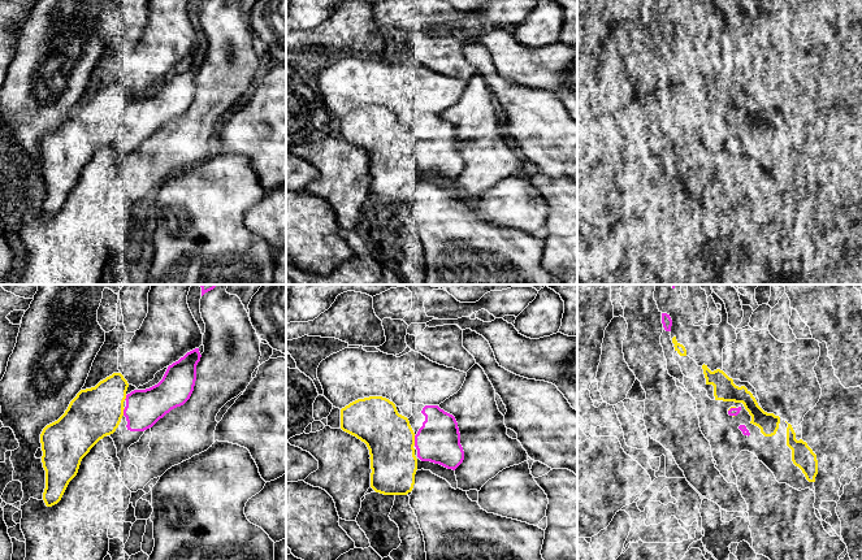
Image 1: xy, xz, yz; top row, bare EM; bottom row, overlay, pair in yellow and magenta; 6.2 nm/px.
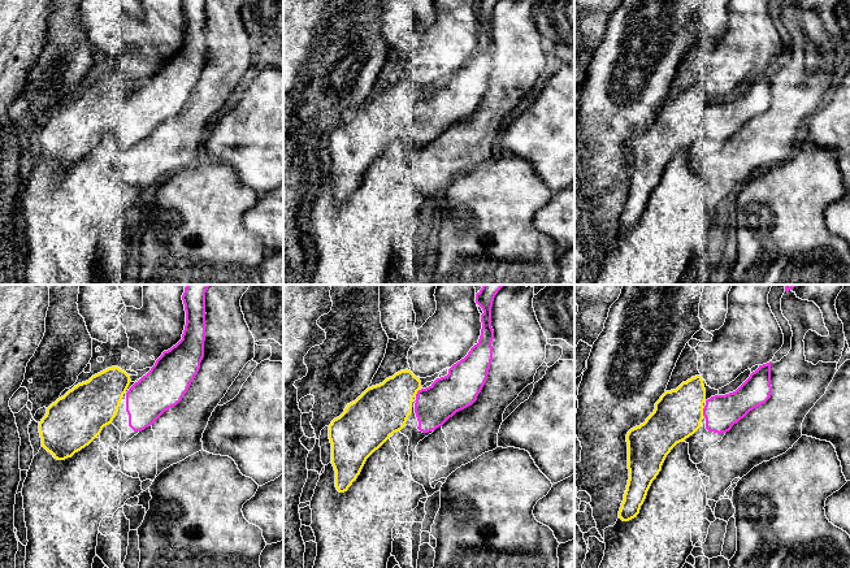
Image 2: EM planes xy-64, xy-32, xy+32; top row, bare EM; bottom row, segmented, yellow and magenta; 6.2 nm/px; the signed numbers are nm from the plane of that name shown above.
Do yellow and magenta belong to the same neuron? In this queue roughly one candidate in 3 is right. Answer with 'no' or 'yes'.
yes

